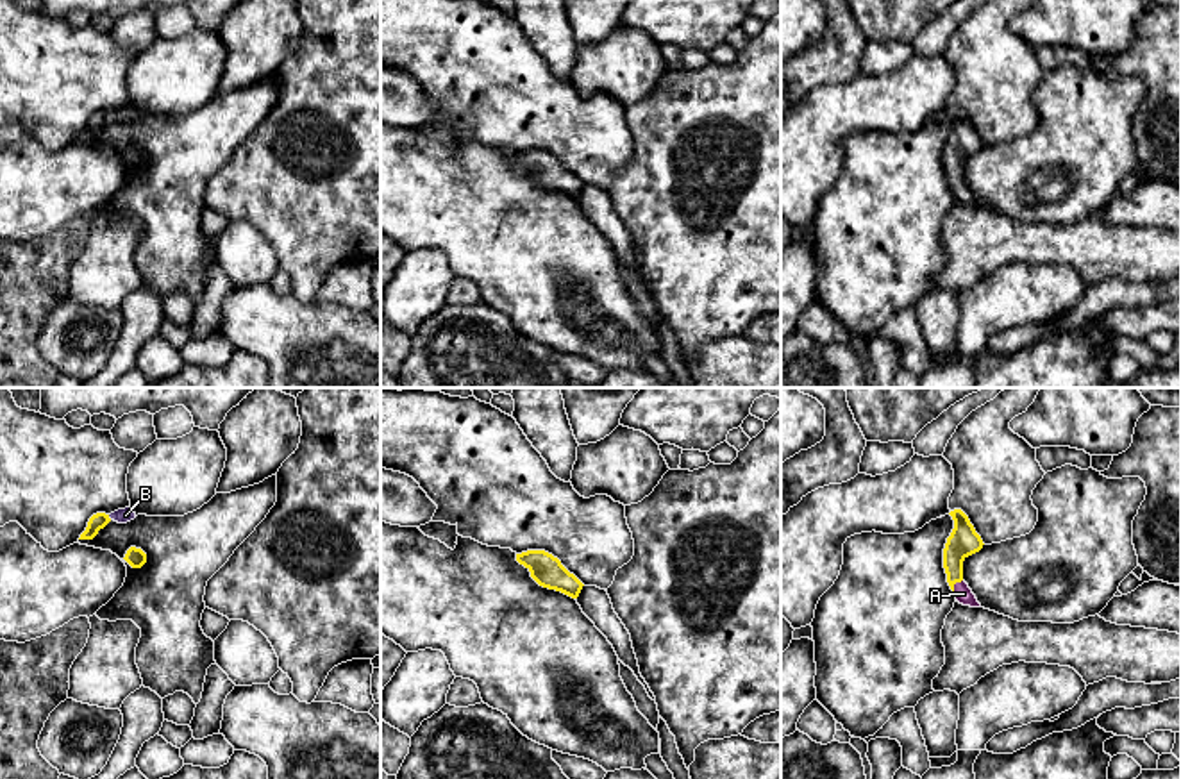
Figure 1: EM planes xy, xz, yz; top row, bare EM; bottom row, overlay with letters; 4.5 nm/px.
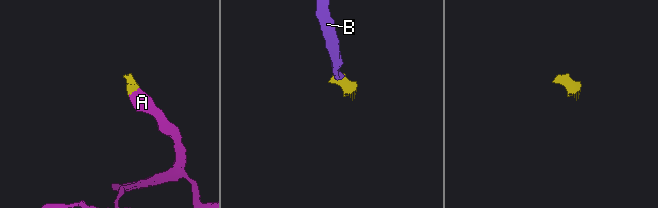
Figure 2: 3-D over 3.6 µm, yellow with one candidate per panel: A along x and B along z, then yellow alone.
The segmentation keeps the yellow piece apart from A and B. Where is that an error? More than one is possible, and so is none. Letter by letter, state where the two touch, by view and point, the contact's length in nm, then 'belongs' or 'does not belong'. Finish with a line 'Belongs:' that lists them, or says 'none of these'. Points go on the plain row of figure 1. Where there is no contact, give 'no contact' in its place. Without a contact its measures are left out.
A: yz (954, 183) | 70 nm | belongs
B: xy (108, 117) | 30 nm | belongs
Belongs: A, B

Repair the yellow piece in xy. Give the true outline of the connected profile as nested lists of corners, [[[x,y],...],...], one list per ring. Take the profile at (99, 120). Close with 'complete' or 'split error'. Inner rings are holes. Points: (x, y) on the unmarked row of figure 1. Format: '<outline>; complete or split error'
[[[130,107],[118,109],[111,114],[96,113],[89,118],[86,130],[79,139],[93,139],[100,129],[104,129],[111,120],[118,123],[127,123],[136,118],[136,113]]]; split error

